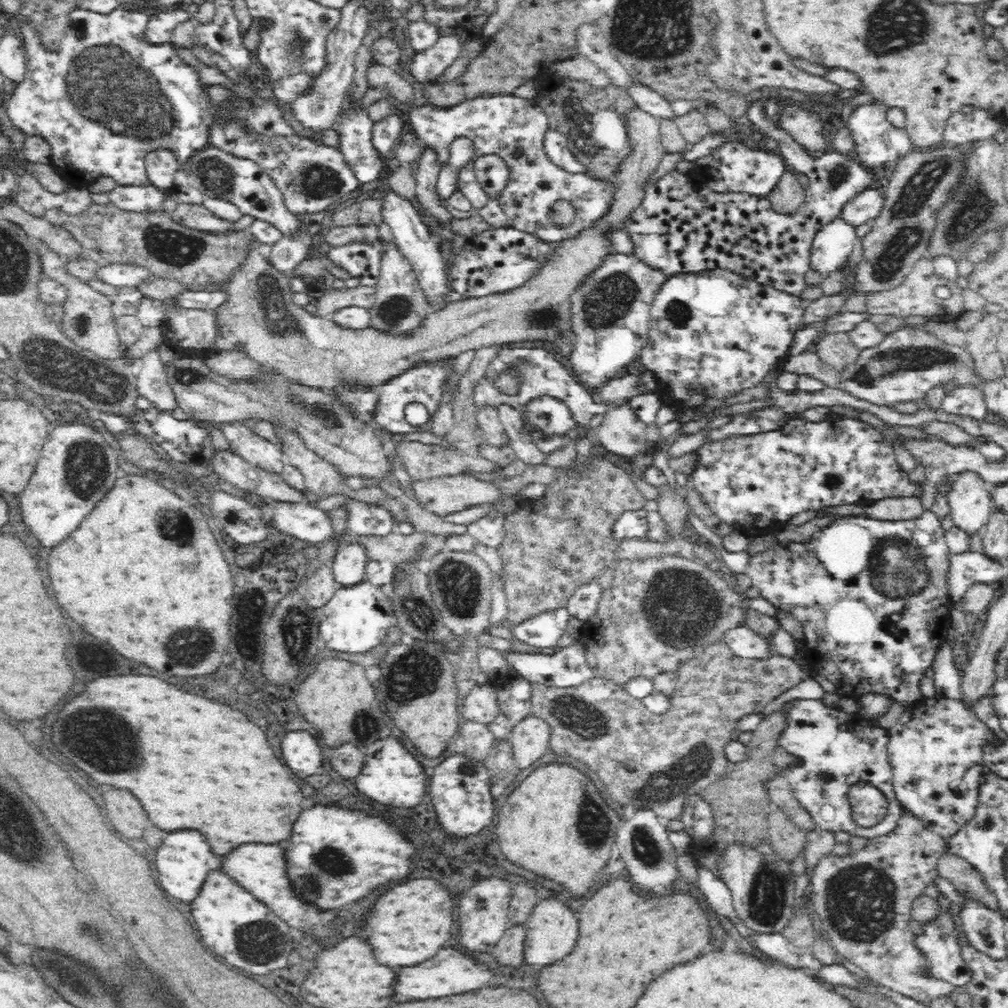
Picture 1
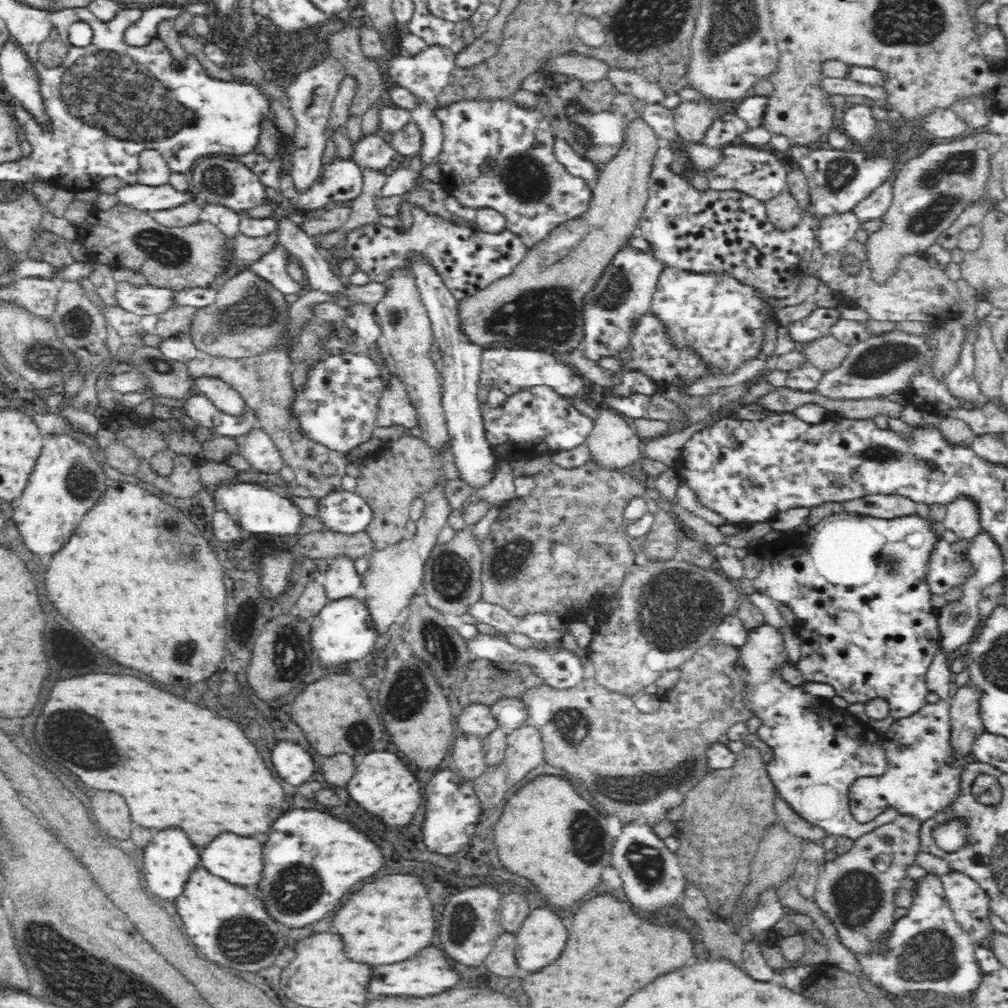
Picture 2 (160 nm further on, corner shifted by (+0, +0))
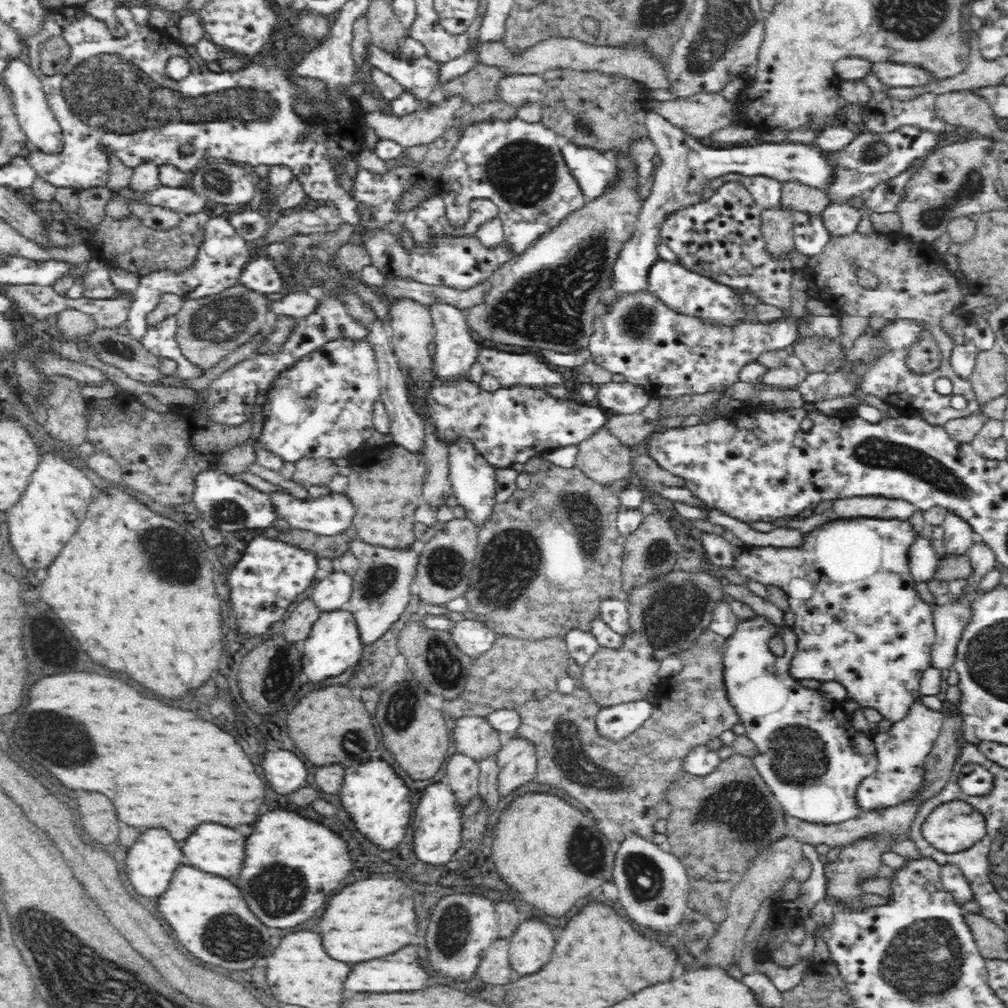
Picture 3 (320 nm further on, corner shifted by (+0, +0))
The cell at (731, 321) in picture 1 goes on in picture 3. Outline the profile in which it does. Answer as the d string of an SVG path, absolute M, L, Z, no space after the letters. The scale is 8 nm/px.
M659 259L651 268L648 283L650 283L649 293L656 296L661 304L682 316L697 318L702 325L734 331L737 327L747 324L749 320L748 311L746 311L747 304L740 292L736 292L730 285L720 284L719 281L707 276L690 272L678 263Z

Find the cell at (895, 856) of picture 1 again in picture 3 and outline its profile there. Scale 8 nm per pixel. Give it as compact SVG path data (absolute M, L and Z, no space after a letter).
M909 830L906 833L872 833L871 835L858 838L847 844L838 851L838 856L835 861L826 862L823 866L826 879L826 898L832 900L832 896L836 898L836 902L840 902L843 907L841 910L850 912L864 912L871 908L866 900L868 892L862 889L862 884L872 880L878 879L880 876L880 868L884 868L884 860L882 856L886 852L892 852L896 842L900 840L909 840Z

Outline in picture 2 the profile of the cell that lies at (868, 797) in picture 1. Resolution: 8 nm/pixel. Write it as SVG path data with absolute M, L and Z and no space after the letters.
M939 699L936 703L924 706L910 716L895 719L894 723L880 734L888 757L888 769L884 776L856 779L848 789L849 809L856 822L868 825L884 818L888 808L898 810L899 814L915 816L923 823L938 819L938 814L950 811L962 796L962 774L970 764L968 755L958 753L952 743L951 703Z

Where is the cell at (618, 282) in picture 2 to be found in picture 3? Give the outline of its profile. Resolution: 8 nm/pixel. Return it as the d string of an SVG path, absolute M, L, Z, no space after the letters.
M648 112L645 121L648 139L656 145L657 154L662 162L655 171L652 193L643 201L636 228L631 238L623 244L612 268L609 288L602 292L599 313L608 314L612 304L618 298L636 292L649 290L648 276L651 268L660 259L657 246L661 242L658 236L661 220L672 211L684 205L692 205L701 200L702 190L717 177L730 174L764 175L781 182L794 180L813 188L824 190L832 180L832 170L825 162L825 156L816 151L812 145L802 143L761 143L747 146L712 147L701 144L689 134L670 123L658 112Z

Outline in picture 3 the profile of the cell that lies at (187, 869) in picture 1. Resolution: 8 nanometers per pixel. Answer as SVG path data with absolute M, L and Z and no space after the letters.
M152 828L146 834L142 834L134 846L130 846L126 854L126 872L130 884L134 890L147 898L156 898L168 892L170 882L174 878L176 870L183 866L184 851L182 851L182 842L172 837L172 834L164 828Z

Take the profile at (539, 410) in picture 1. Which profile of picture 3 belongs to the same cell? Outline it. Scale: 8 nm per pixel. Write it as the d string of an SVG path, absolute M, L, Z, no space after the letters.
M436 376L434 388L428 394L428 413L434 421L442 439L450 444L452 439L466 435L472 439L476 449L496 468L506 468L518 462L525 463L532 456L541 456L547 452L557 452L564 447L584 442L592 433L606 424L608 417L600 408L582 404L574 399L560 399L550 396L546 390L526 386L500 388L496 392L486 392L470 380L460 380L458 384L441 384Z

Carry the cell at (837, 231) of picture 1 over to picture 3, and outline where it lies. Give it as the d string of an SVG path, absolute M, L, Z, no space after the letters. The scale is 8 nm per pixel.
M850 203L829 204L822 212L823 225L832 236L848 236L856 232L862 211Z

